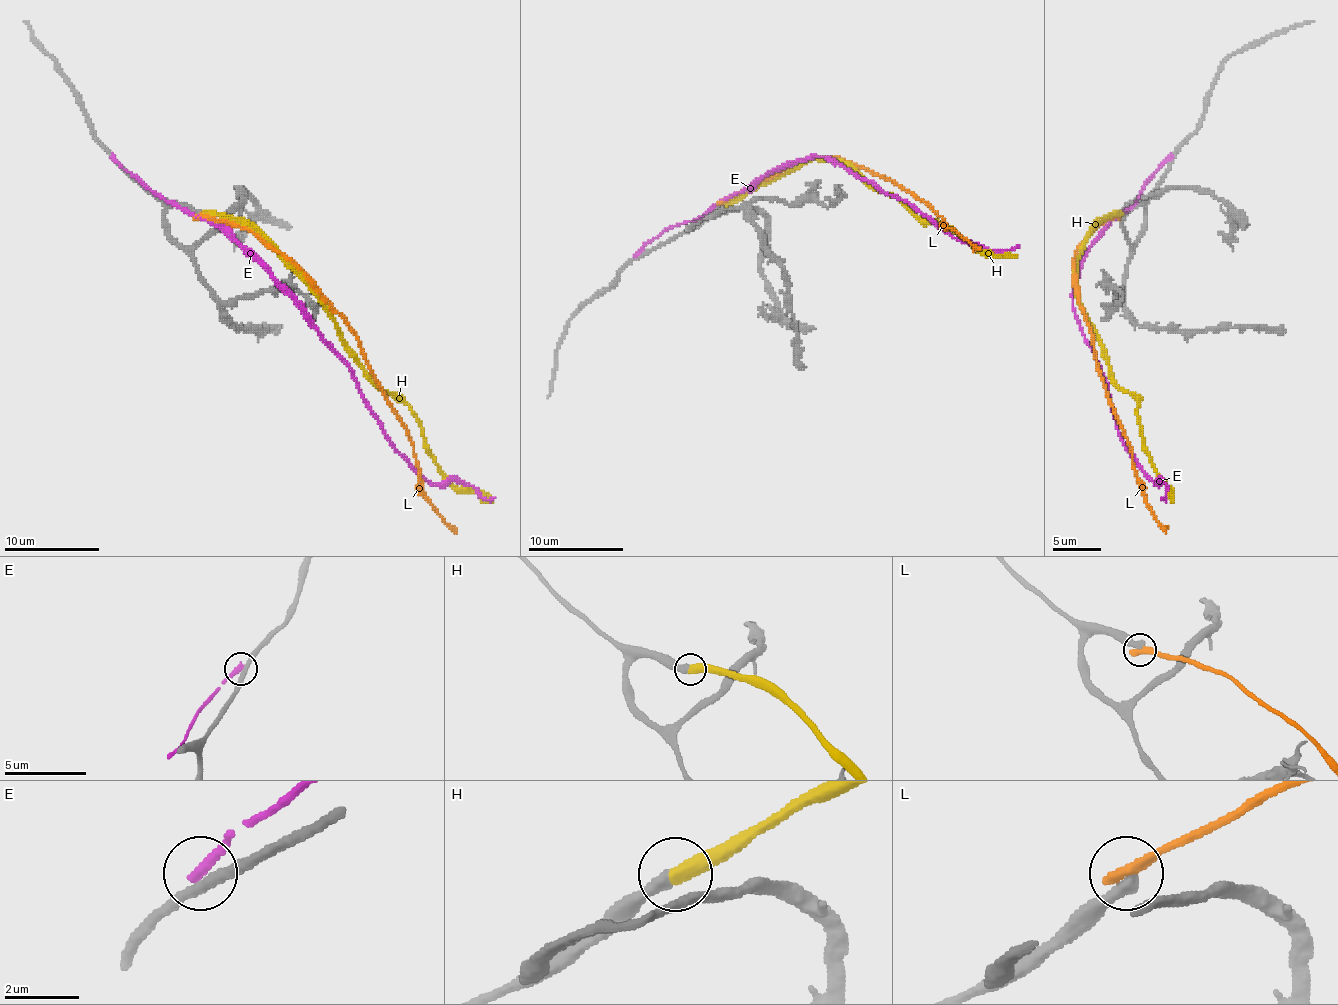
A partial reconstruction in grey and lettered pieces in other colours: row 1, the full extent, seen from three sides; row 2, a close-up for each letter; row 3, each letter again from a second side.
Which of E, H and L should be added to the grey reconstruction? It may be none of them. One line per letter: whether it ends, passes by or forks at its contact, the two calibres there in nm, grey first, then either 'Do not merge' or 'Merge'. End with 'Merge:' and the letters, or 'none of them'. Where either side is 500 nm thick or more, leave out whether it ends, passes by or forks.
E: It ends there. Thickness 280 nm (grey) against 340 nm. Do not merge
H: It ends there. Thickness 400 nm (grey) against 480 nm. Merge
L: It ends there. Thickness 400 nm (grey) against 400 nm. Do not merge
Merge: H

